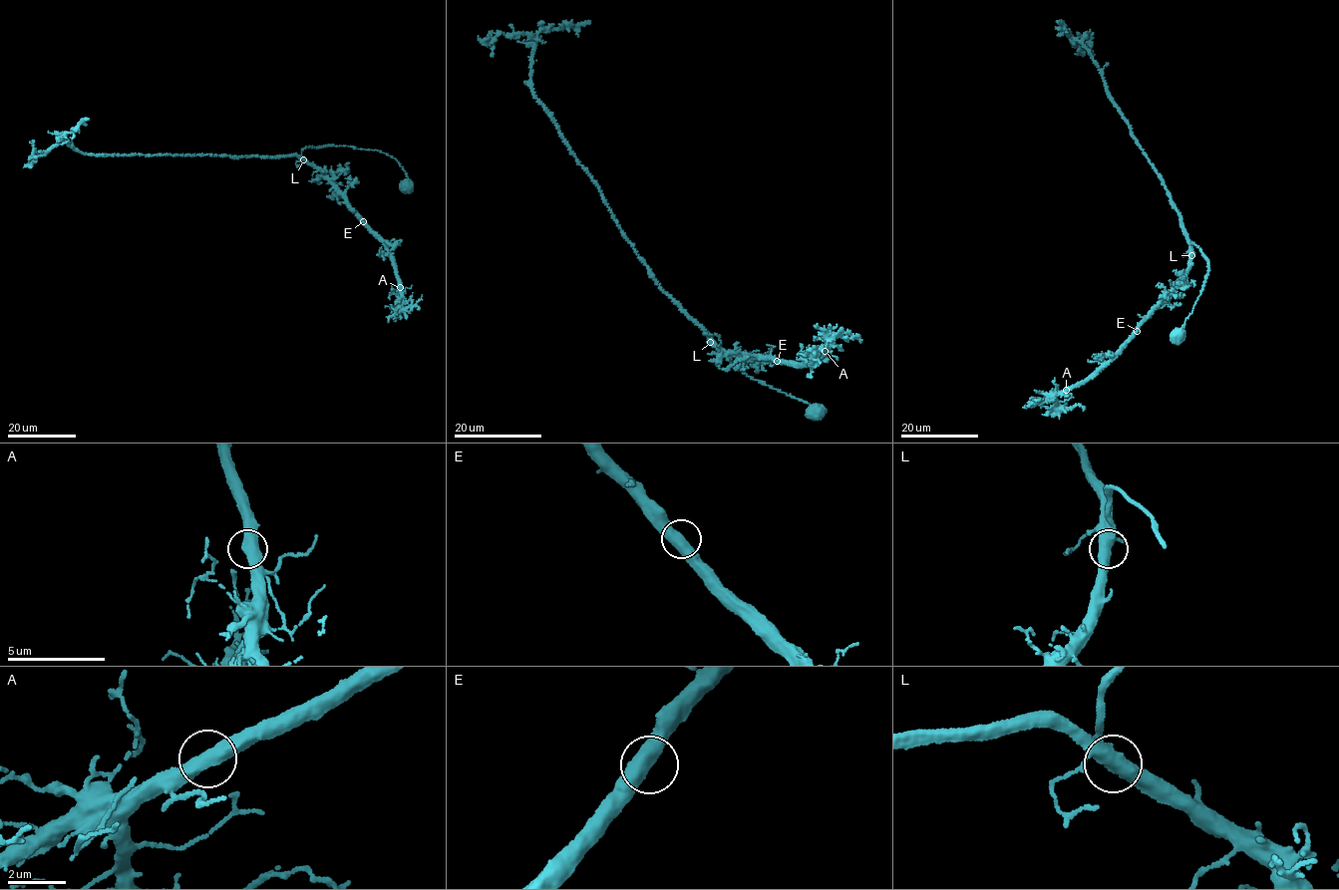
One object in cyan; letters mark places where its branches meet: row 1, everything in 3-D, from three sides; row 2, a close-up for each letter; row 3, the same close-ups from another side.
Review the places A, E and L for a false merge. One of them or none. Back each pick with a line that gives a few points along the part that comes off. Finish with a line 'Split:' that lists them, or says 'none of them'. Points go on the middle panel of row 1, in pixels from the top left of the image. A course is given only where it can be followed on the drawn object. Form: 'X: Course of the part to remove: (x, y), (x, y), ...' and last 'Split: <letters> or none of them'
Split: none of them

